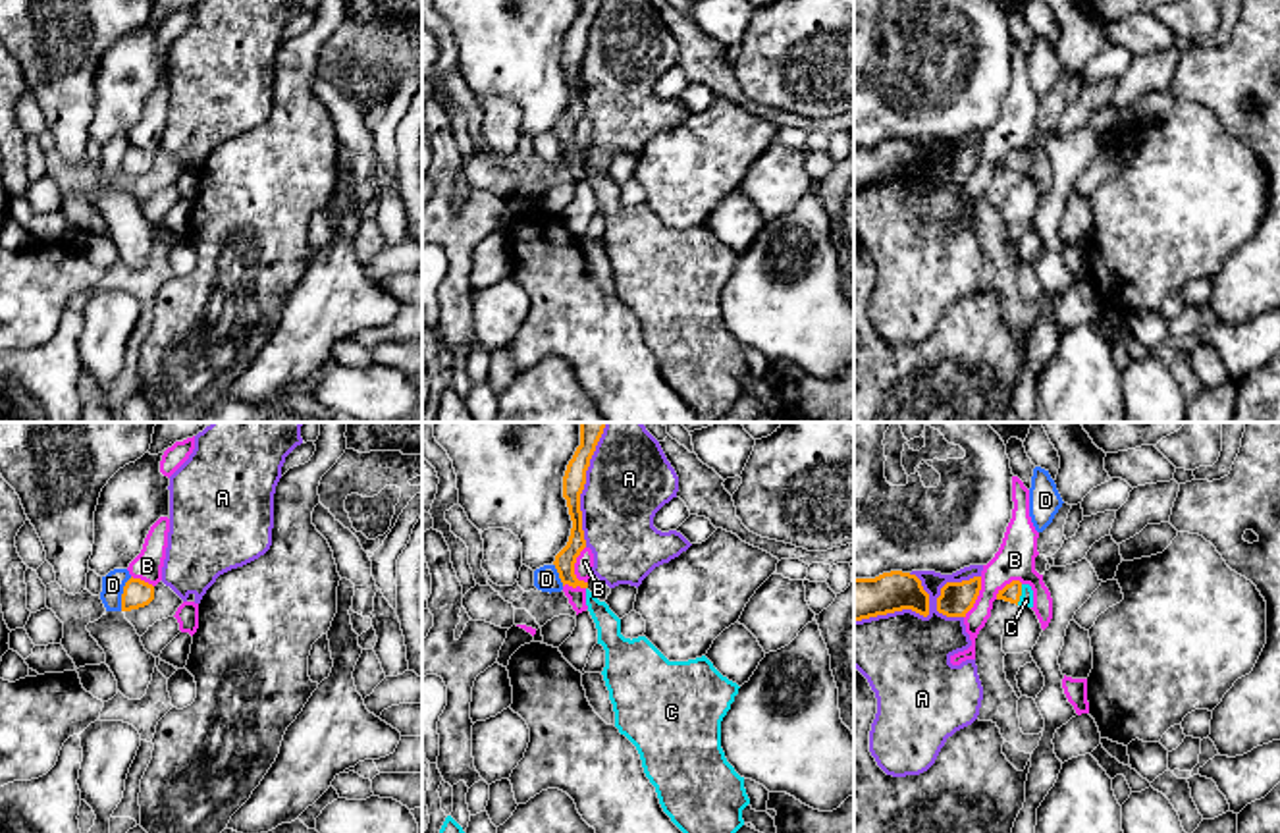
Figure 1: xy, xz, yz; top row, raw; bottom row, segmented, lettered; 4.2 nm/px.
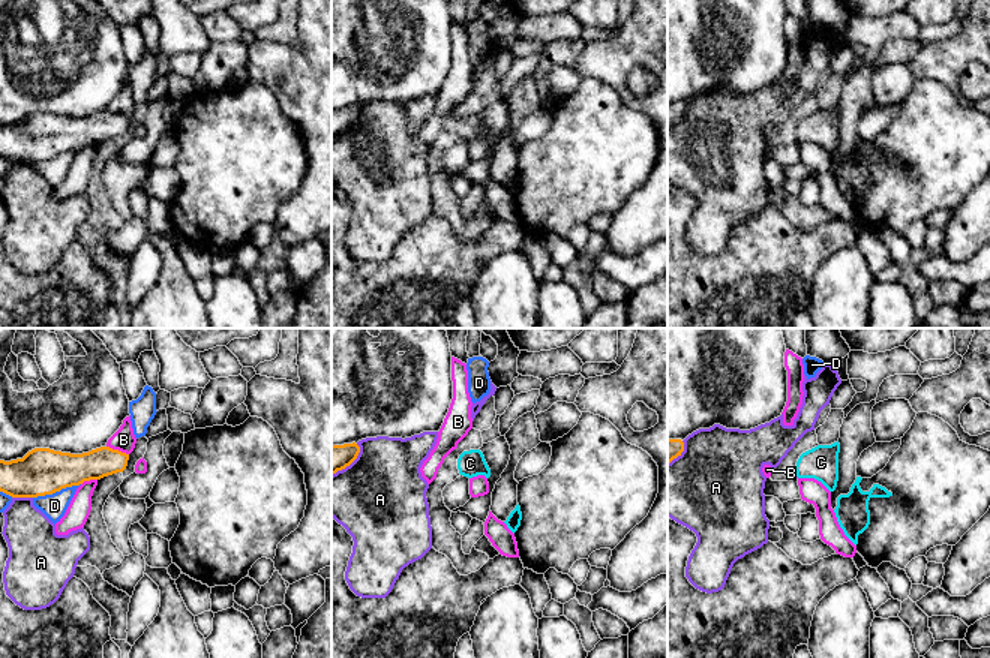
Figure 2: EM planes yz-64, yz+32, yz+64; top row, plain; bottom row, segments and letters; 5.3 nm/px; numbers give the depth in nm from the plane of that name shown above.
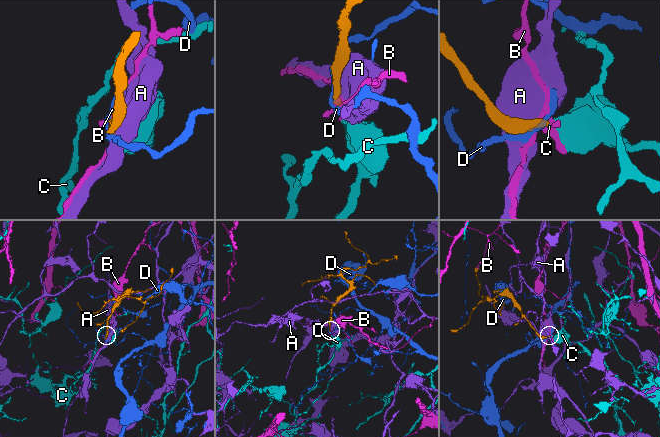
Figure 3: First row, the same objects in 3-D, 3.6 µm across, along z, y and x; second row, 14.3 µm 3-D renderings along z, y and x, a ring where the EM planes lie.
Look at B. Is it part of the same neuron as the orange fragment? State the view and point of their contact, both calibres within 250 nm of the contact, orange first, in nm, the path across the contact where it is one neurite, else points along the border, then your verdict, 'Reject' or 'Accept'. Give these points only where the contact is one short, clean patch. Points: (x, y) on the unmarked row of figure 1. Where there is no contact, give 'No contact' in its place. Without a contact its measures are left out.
Touches orange at xz (573, 135). Thickness 90 nm (orange) against 80 nm. Boundary: xz (585, 114), (577, 126), (575, 143), (586, 151). Reject

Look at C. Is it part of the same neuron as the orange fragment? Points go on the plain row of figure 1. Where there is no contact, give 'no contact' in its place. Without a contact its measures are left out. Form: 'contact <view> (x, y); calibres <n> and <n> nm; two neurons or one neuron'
contact yz (1020, 162); calibres 80 and 60 nm; one neuron

